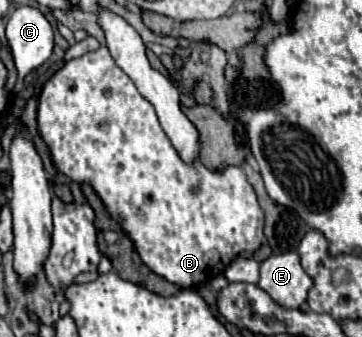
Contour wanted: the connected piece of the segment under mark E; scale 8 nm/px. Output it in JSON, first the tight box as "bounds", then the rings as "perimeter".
{"bounds":[258,251,312,309],"perimeter":[[[296,251],[270,255],[260,263],[258,287],[266,291],[280,307],[298,309],[312,287],[312,279],[300,265]]]}

